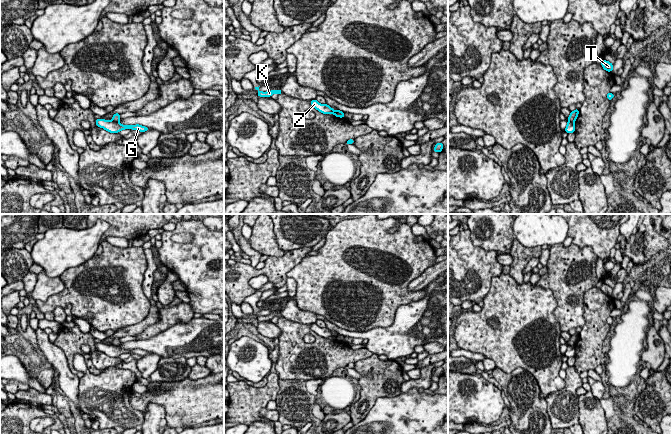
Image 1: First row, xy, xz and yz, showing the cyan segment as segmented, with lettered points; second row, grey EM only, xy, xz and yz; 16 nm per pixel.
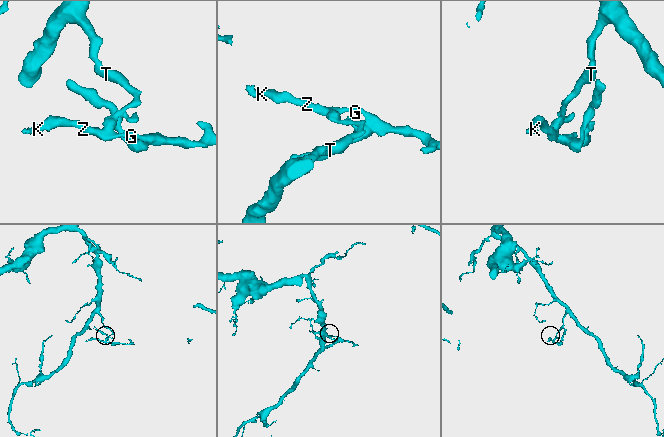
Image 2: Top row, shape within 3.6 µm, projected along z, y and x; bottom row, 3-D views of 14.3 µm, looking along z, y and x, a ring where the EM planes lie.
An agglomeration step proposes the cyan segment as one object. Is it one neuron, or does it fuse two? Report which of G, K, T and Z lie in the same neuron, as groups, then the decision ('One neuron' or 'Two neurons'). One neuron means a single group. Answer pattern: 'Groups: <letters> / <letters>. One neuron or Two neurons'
Groups: G K Z / T. Two neurons

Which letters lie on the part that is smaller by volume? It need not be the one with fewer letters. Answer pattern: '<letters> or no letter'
G, K, Z

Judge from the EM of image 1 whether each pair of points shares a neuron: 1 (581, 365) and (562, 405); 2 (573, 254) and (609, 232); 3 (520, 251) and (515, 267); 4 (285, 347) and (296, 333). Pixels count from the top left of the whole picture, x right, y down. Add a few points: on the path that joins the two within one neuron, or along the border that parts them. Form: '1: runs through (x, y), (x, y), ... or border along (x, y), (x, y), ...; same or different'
1: border along (573, 366), (579, 374); different
2: border along (572, 242), (580, 248), (589, 246), (598, 256); different
3: runs through (520, 255), (519, 263); same
4: runs through (286, 344), (293, 336); same

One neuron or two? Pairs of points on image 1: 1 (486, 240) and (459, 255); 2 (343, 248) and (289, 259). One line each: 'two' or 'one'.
1: two
2: two

